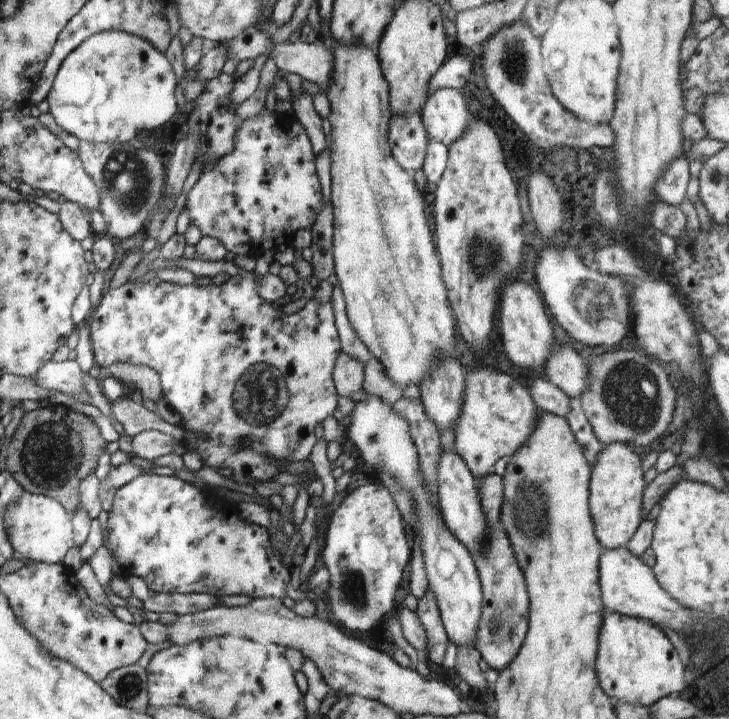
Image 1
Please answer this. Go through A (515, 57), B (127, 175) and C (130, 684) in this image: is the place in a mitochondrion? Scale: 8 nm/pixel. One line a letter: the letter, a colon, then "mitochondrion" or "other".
A: mitochondrion
B: mitochondrion
C: mitochondrion

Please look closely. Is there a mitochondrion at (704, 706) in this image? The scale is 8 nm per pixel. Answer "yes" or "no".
no

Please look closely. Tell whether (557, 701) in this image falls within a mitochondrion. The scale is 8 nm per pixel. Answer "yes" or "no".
no

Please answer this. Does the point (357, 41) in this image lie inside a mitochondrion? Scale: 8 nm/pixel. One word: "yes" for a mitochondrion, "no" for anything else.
no

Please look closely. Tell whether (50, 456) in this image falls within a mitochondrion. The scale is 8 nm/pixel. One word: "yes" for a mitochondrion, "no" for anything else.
yes

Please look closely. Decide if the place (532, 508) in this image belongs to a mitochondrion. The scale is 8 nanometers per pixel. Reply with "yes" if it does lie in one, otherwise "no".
yes

